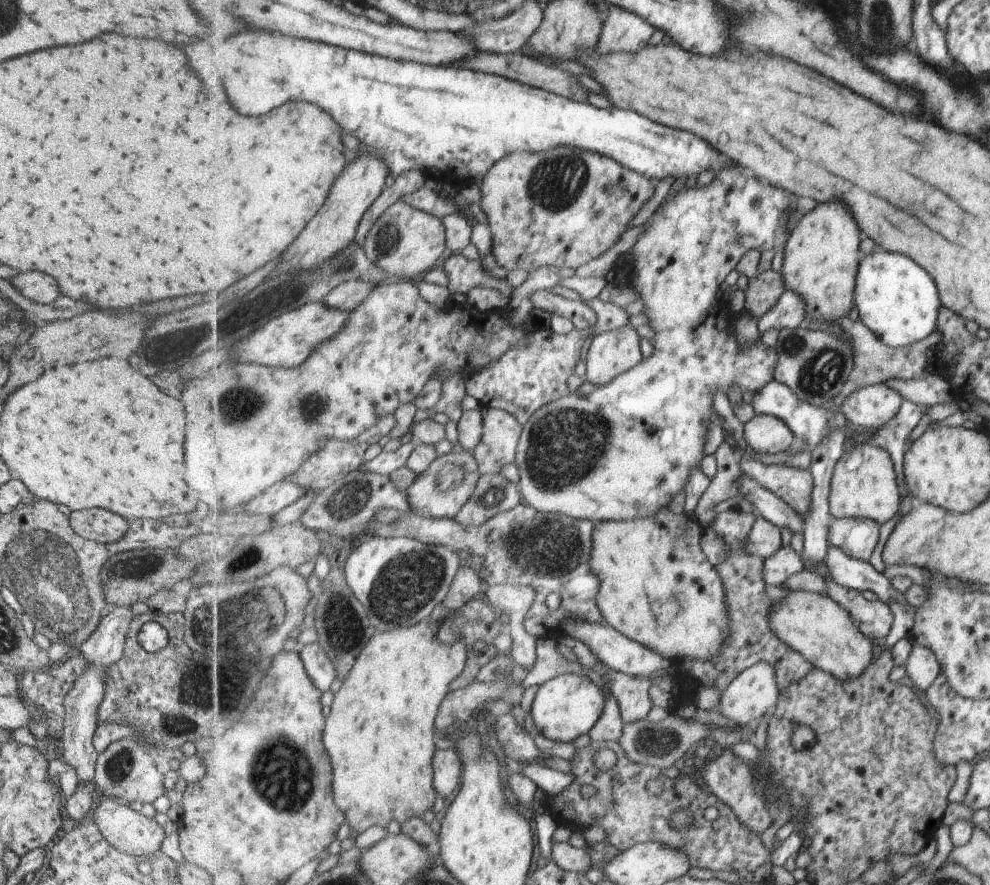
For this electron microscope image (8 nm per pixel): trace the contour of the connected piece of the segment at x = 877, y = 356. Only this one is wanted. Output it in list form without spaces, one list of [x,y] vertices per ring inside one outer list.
[[[846,317],[840,322],[843,330],[845,330],[854,341],[856,355],[854,356],[854,367],[851,376],[845,383],[843,390],[832,401],[828,402],[828,406],[823,407],[829,408],[835,413],[841,412],[842,404],[851,393],[857,392],[862,388],[883,383],[887,379],[919,380],[923,378],[927,374],[925,368],[927,368],[927,365],[930,363],[928,362],[926,351],[929,348],[929,344],[935,342],[935,336],[933,336],[933,338],[925,338],[923,342],[915,342],[915,346],[888,347],[877,340],[876,333],[863,321],[853,321],[851,318]]]

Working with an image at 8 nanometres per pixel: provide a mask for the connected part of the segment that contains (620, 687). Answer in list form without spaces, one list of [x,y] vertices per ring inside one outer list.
[[[599,660],[591,662],[595,670],[610,685],[610,690],[620,704],[620,711],[626,723],[634,723],[648,718],[653,710],[651,684],[653,681],[613,670]]]

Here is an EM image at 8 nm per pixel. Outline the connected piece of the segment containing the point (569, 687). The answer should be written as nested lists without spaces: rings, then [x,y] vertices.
[[[561,675],[540,686],[532,701],[532,720],[539,733],[559,742],[577,740],[579,735],[589,735],[598,724],[605,708],[601,690],[586,676]]]

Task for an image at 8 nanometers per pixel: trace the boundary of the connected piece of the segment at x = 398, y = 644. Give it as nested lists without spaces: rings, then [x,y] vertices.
[[[443,612],[438,623],[432,626],[423,622],[401,628],[399,632],[375,634],[359,656],[351,676],[342,684],[343,688],[334,695],[325,730],[327,750],[335,766],[334,801],[357,833],[377,825],[386,830],[393,820],[405,824],[413,817],[425,816],[435,804],[438,792],[434,785],[436,720],[440,706],[451,691],[450,686],[467,670],[471,654],[462,641],[446,645],[438,639],[438,628],[454,612]]]

